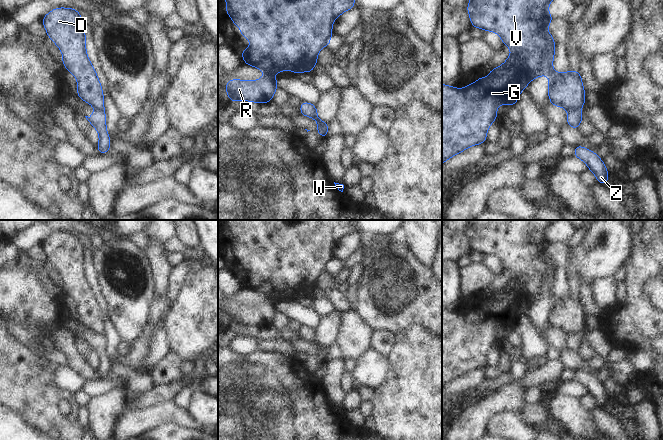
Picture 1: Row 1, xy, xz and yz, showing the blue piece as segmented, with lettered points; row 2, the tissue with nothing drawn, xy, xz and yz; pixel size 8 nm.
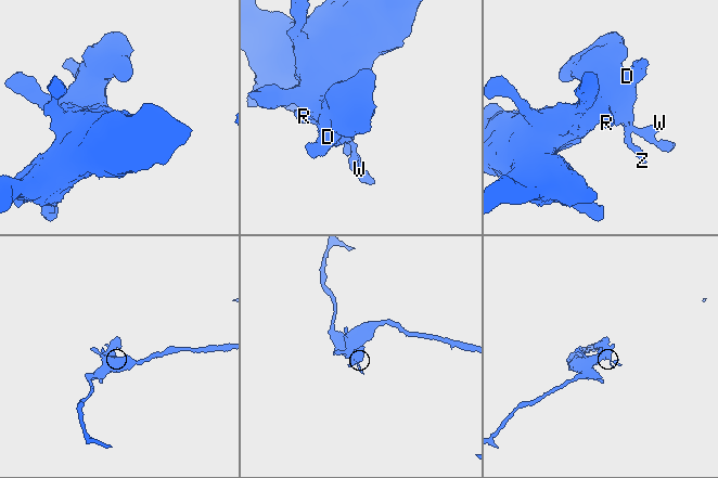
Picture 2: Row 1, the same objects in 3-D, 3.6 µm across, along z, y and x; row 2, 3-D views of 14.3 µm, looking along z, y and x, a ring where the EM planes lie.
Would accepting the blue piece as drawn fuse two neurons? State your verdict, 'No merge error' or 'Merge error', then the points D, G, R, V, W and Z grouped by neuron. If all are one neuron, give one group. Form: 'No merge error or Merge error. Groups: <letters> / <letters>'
Merge error. Groups: D G R V / W Z

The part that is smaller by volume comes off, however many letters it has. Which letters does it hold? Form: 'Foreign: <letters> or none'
Foreign: W, Z

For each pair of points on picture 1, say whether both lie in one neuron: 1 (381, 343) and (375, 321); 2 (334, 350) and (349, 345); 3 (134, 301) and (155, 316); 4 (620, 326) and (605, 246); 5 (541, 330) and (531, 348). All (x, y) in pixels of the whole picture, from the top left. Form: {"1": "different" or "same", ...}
{"1": "different", "2": "different", "3": "different", "4": "different", "5": "different"}

